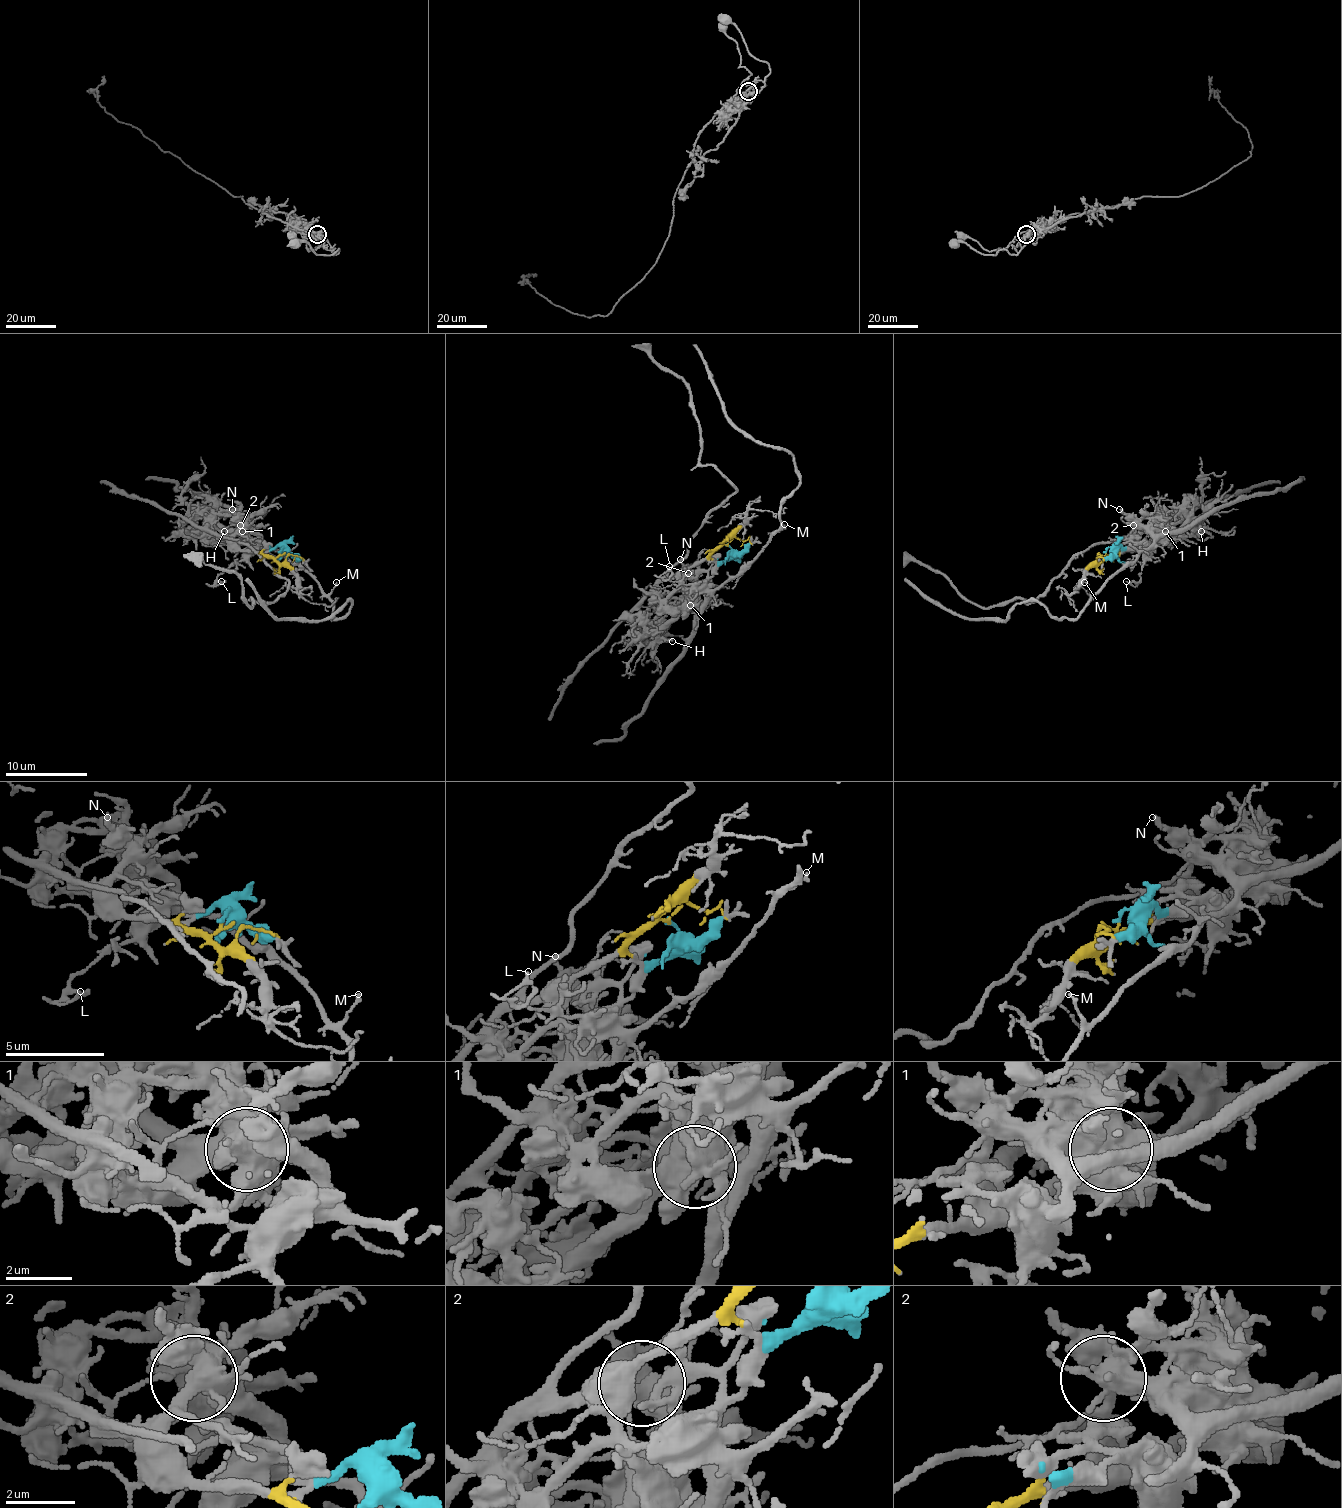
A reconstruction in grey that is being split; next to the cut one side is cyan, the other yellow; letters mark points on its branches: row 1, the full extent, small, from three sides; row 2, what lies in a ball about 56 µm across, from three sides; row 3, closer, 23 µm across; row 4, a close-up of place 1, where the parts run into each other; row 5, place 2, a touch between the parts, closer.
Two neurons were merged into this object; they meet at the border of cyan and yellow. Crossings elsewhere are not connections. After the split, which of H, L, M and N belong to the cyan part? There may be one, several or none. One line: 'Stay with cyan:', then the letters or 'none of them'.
Stay with cyan: H, L, M

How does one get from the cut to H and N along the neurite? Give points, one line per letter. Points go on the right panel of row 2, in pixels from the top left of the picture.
H: (1105, 552), (1154, 543), (1156, 531), (1181, 531), (1189, 523), (1195, 523), (1201, 531)
N: (1105, 552), (1105, 556), (1129, 548), (1133, 523), (1119, 509)

